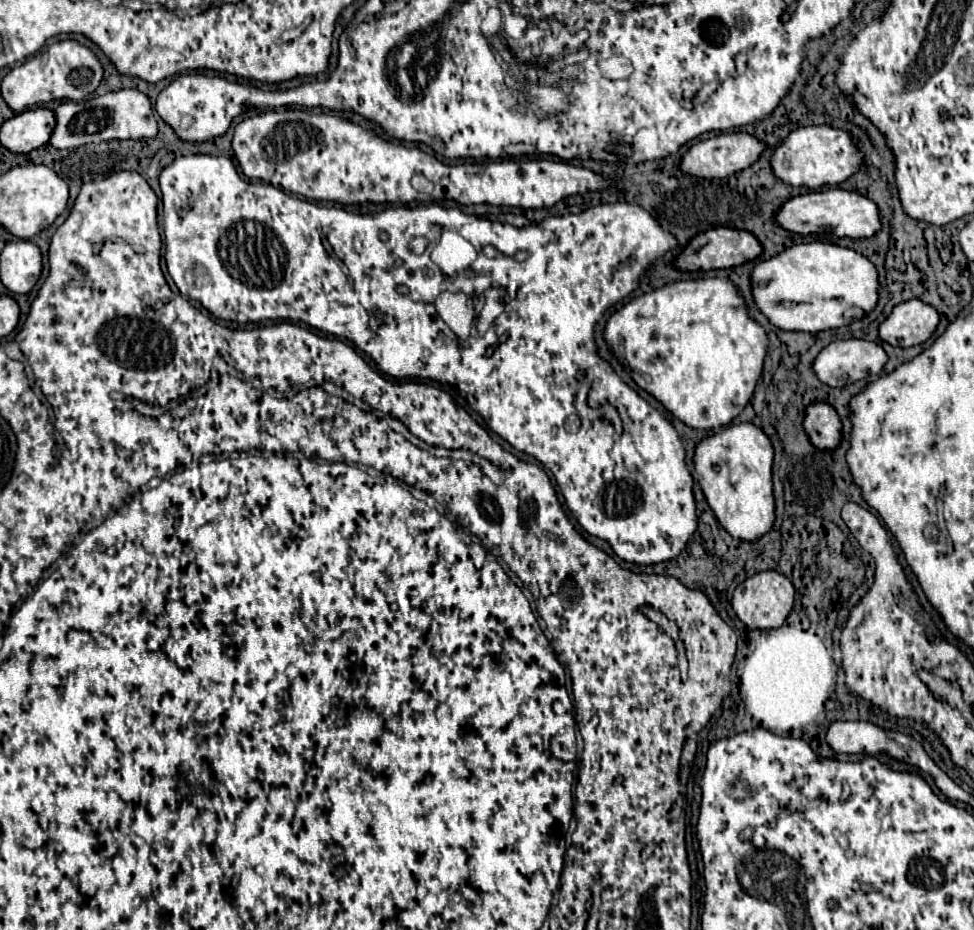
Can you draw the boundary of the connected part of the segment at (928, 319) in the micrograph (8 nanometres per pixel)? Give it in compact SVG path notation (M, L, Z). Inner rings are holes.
M911 299L893 309L889 319L879 327L879 337L893 347L913 347L925 343L937 325L939 311L921 299Z

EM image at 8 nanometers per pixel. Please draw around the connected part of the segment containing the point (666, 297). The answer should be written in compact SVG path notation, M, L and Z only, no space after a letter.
M697 279L697 281L677 281L677 283L671 283L671 285L665 285L661 289L655 289L651 293L645 293L641 297L635 297L631 299L627 305L623 305L619 311L615 311L609 321L607 321L607 327L605 327L605 339L607 343L611 345L613 353L617 355L623 347L623 355L625 355L625 361L629 363L629 369L633 369L633 381L649 391L655 399L659 399L679 421L683 421L685 425L693 427L693 429L721 429L725 425L729 425L741 411L743 407L749 403L749 399L753 397L753 389L761 377L761 371L763 371L763 361L765 361L765 355L767 355L767 347L769 347L769 339L767 339L767 333L765 329L747 313L747 303L745 299L739 295L739 289L735 287L733 281L729 279Z

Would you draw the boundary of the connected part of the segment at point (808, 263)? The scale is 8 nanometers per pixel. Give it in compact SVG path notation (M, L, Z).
M821 241L793 245L777 257L757 263L751 285L757 307L785 331L839 329L871 313L879 301L877 267L853 249Z

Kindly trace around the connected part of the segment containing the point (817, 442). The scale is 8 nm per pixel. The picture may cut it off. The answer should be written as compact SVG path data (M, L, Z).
M813 403L807 407L805 415L805 431L811 443L819 449L837 449L841 443L841 419L837 411L827 403Z

